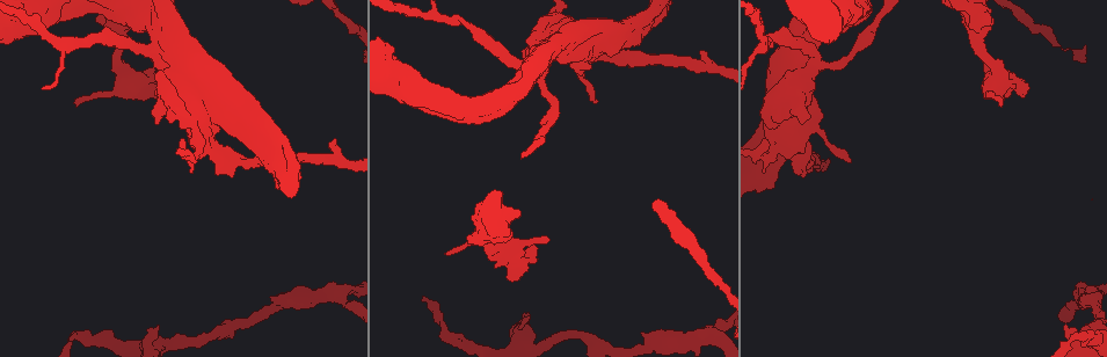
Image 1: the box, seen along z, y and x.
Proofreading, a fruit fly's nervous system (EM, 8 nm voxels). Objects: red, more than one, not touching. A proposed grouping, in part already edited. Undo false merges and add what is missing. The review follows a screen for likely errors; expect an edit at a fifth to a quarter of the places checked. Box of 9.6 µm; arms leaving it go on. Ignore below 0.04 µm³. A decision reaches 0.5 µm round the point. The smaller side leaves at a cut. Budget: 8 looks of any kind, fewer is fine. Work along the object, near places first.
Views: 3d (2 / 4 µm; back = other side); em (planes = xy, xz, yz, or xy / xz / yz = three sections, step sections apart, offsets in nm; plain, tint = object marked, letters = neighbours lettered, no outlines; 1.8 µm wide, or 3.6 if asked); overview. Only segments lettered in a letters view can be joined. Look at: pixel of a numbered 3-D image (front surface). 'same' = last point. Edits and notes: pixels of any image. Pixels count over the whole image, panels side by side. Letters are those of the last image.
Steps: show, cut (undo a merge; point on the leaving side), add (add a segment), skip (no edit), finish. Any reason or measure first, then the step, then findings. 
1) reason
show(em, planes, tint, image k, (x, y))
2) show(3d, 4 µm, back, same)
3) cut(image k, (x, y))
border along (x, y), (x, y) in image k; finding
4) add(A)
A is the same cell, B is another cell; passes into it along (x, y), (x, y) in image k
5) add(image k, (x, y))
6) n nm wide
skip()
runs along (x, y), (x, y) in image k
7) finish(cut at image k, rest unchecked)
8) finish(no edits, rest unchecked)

a narrow waist
show(3d, 2 µm, image 1, (706, 335))

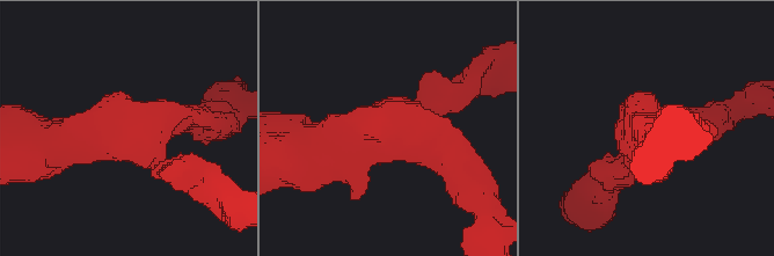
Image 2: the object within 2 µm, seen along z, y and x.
3 arms; arms of 240, 240, 340 nm; shape alone is not enough
show(em, planes, letters, image 2, (129, 134))

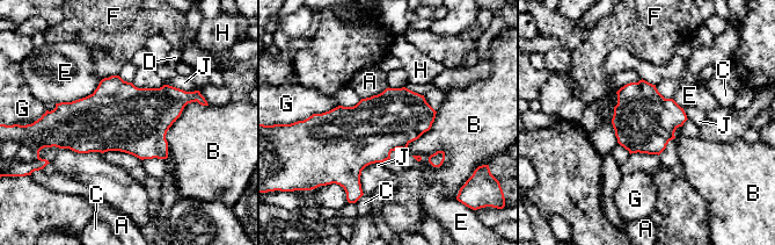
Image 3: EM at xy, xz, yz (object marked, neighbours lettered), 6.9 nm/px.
420 nm wide
skip()
A, B, C, D, E, F, G, H and J are other cells; border along (207, 105), (184, 107), (167, 157) in image 3; continuous, no second neuron

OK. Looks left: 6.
show(em, 3.6 µm, yz, step 4, letters, image 1, (1065, 325))

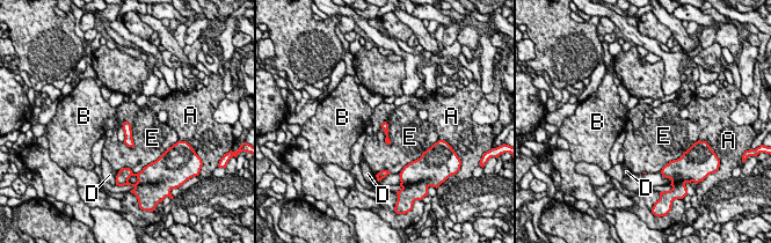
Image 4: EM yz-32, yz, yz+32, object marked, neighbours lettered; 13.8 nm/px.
show(em, 3.6 µm, planes, letters, same)

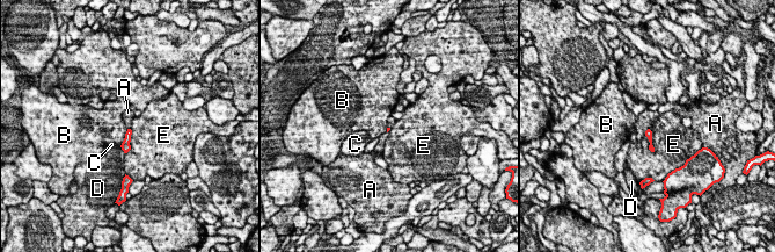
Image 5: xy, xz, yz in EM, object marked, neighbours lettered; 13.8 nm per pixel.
skip()
A, B, C, D and E are other cells; border along (649, 128), (653, 152) in image 5; none of them fits

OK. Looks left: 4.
show(em, planes, letters, image 1, (1001, 103))

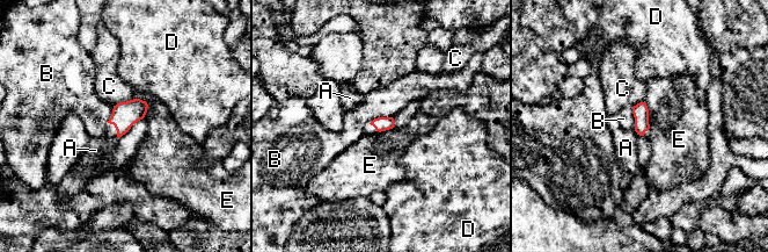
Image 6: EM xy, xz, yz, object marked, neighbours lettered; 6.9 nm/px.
skip()
A, B, C, D and E are other cells; border along (631, 107), (635, 129) in image 6; none of them fits

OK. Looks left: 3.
finish(no edits, rest unchecked)

